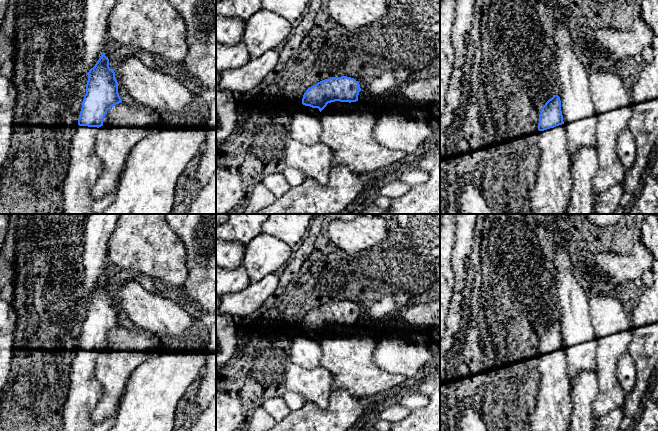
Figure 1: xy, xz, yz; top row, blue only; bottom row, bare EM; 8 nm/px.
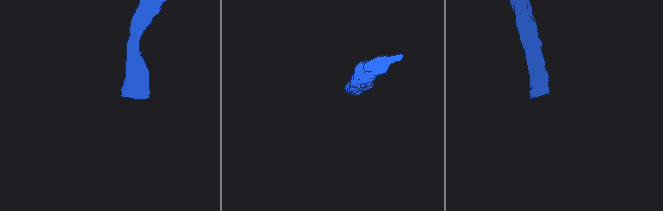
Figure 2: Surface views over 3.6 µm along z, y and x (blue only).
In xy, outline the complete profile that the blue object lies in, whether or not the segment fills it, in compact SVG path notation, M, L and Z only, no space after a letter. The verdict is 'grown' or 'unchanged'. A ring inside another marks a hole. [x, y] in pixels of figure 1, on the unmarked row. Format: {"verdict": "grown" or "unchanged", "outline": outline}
{"verdict": "grown", "outline": "M104 276L87 299L86 318L72 363L70 390L64 406L63 431L108 431L116 421L116 416L112 416L94 423L92 413L103 394L95 377L96 359L107 335L122 326L119 309Z"}

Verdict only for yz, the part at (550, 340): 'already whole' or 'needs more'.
needs more

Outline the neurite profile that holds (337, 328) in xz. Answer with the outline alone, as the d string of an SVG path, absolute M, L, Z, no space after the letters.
M358 325L331 326L320 336L318 343L321 347L321 366L334 375L333 389L346 389L362 400L394 389L405 382L405 376L388 373L373 362L371 349L376 336L376 331Z

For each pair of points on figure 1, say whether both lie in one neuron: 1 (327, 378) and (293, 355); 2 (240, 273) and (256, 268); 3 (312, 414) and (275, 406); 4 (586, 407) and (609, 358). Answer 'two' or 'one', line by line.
1: two
2: two
3: two
4: two

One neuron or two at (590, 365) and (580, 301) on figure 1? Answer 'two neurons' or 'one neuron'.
one neuron

